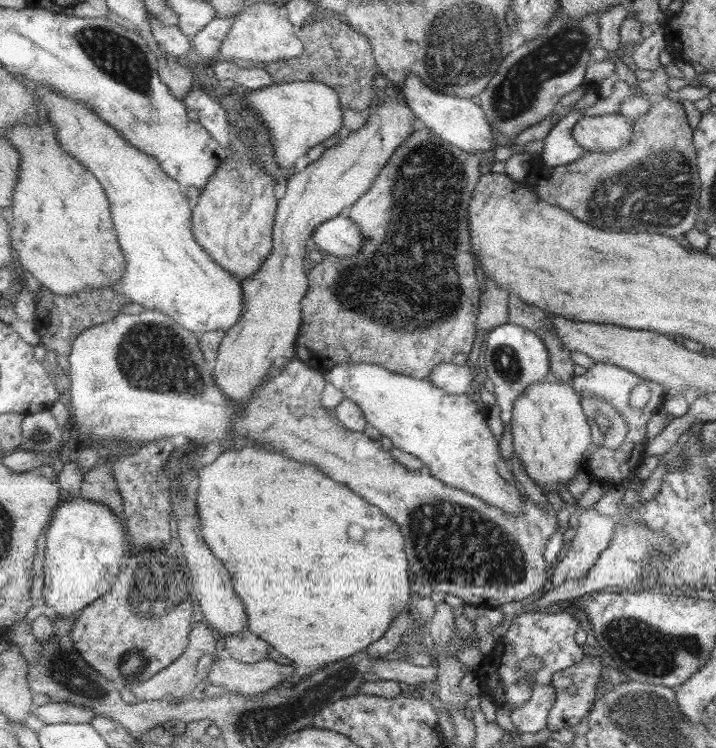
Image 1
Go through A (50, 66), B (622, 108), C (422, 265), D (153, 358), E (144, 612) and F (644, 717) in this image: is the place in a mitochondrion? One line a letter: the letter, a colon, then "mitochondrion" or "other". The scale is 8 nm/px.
A: other
B: other
C: mitochondrion
D: mitochondrion
E: mitochondrion
F: mitochondrion

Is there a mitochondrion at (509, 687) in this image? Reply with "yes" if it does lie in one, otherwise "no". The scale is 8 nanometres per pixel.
yes

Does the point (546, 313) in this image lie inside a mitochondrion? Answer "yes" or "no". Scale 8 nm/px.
no

